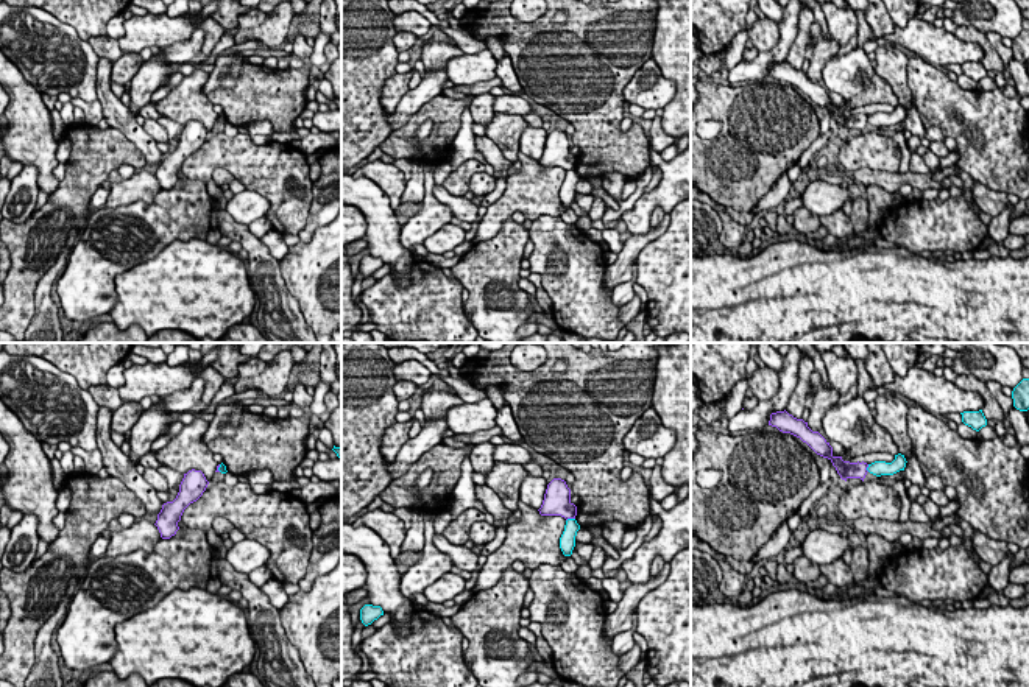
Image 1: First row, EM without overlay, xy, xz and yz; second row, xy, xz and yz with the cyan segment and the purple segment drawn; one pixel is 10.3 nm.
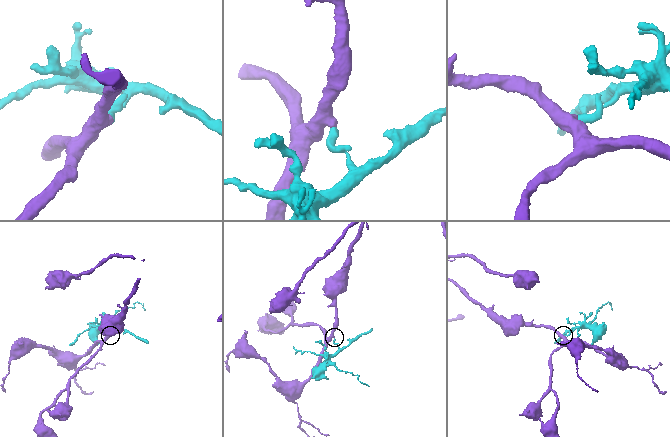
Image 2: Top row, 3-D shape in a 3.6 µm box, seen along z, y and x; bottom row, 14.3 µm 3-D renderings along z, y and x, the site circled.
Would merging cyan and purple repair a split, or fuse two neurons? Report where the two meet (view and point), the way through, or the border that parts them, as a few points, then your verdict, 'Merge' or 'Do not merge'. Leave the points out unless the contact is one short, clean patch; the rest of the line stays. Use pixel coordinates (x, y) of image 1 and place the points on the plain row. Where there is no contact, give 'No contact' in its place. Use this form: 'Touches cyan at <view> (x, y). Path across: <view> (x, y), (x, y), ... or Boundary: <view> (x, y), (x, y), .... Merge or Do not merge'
Touches cyan at xz (569, 170). Do not merge

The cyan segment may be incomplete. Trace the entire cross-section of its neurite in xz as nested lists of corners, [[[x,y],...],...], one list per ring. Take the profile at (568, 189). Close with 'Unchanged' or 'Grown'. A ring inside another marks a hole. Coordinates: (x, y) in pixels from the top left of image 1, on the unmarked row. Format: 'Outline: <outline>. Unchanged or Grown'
Outline: [[[568,170],[564,176],[564,182],[560,188],[560,199],[564,207],[571,207],[572,201],[575,198],[575,187],[577,182],[580,181],[580,176],[577,174],[575,170]]]. Unchanged

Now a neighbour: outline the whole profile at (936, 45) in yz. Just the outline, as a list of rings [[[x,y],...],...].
[[[911,19],[904,28],[895,26],[884,36],[887,45],[900,44],[931,65],[979,62],[982,48],[974,42],[964,42],[943,26],[935,26],[923,19]]]

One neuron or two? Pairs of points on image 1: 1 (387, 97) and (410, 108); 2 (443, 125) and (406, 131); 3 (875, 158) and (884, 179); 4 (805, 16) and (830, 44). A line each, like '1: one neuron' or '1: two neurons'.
1: two neurons
2: one neuron
3: two neurons
4: two neurons

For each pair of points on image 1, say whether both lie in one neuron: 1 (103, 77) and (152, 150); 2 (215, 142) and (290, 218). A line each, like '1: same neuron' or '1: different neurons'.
1: same neuron
2: same neuron

